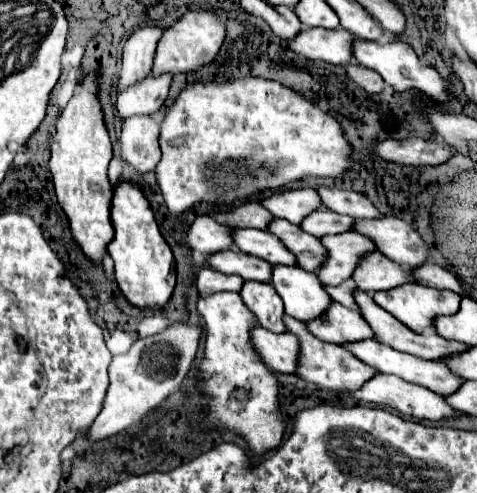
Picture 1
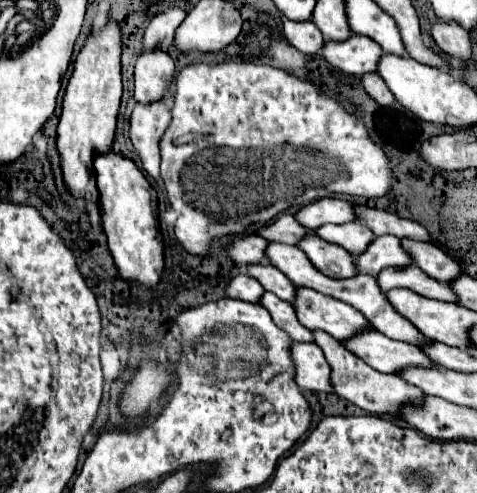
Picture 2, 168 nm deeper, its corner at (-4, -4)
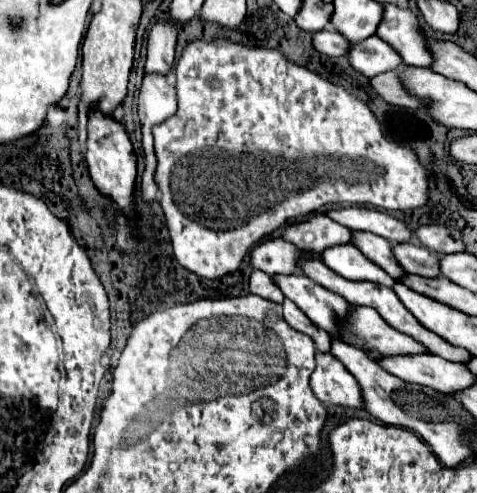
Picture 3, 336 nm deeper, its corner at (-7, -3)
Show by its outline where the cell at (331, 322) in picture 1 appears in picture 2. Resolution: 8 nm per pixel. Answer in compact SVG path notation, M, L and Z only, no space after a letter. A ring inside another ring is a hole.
M378 331L364 333L364 337L352 337L344 343L348 351L360 355L370 367L380 373L398 373L410 367L436 367L436 363L414 345L404 345L402 341L392 341Z

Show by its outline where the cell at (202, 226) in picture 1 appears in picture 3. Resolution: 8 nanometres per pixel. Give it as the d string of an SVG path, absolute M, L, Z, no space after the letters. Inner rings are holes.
M269 238L251 250L251 264L265 274L295 274L301 250L283 238Z

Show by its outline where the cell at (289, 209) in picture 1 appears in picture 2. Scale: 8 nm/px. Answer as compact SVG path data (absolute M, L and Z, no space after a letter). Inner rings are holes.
M326 197L302 207L296 213L296 219L308 225L310 229L318 229L320 225L326 225L326 223L350 223L350 221L356 221L358 217L350 201Z

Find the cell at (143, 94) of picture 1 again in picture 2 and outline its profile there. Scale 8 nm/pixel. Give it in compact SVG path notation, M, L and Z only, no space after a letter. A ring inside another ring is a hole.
M160 49L144 51L136 61L134 99L138 103L148 103L148 101L162 99L164 89L172 83L172 79L174 79L172 57L164 51L160 51Z

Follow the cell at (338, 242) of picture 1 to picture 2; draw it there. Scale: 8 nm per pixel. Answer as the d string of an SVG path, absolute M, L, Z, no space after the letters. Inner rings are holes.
M382 235L374 239L374 243L366 249L366 253L356 257L356 263L360 265L360 273L376 277L386 267L408 267L412 265L412 259L404 251L398 237Z

